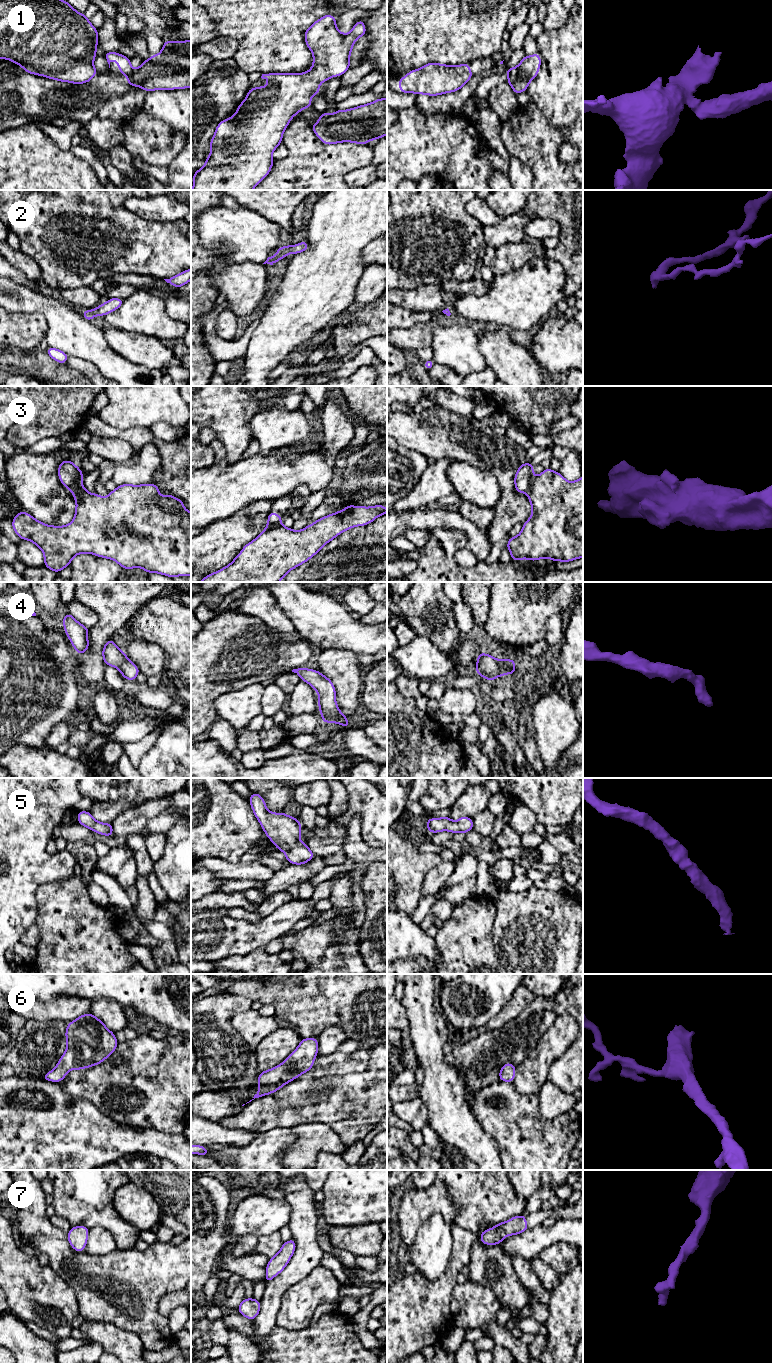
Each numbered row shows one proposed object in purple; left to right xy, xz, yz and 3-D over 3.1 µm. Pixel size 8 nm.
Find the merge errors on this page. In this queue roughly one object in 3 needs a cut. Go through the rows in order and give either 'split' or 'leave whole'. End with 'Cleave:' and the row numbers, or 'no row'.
1: split
2: leave whole
3: split
4: leave whole
5: leave whole
6: leave whole
7: leave whole
Cleave: 1, 3

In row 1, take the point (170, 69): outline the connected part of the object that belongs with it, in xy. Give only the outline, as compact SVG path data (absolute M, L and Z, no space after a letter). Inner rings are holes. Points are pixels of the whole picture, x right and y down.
M165 40L163 49L157 55L151 55L147 61L142 61L140 67L127 77L127 83L150 92L153 90L172 90L191 87L191 40L170 41Z

